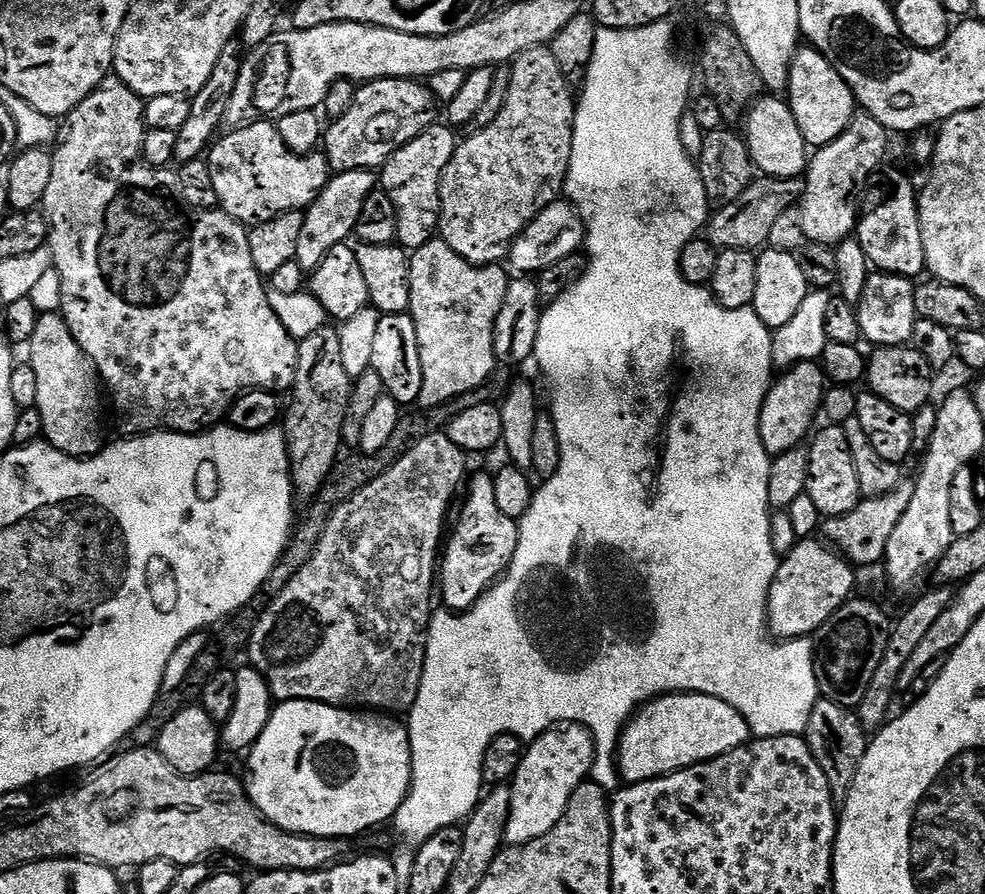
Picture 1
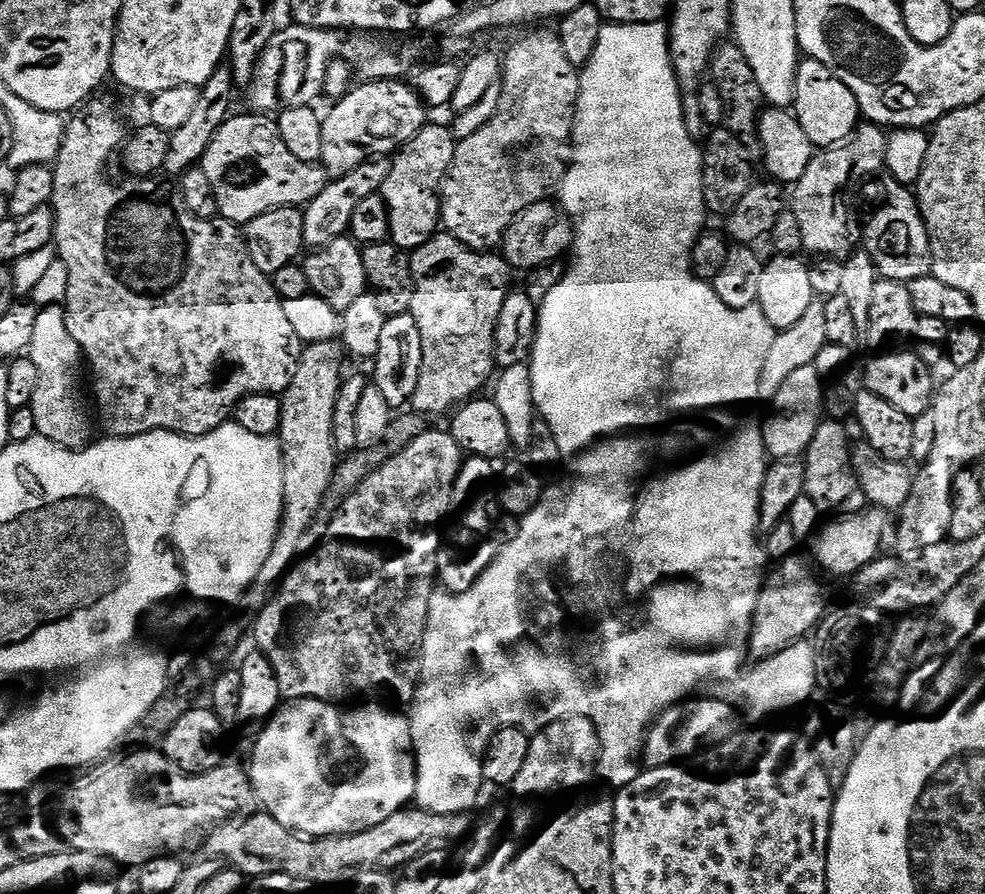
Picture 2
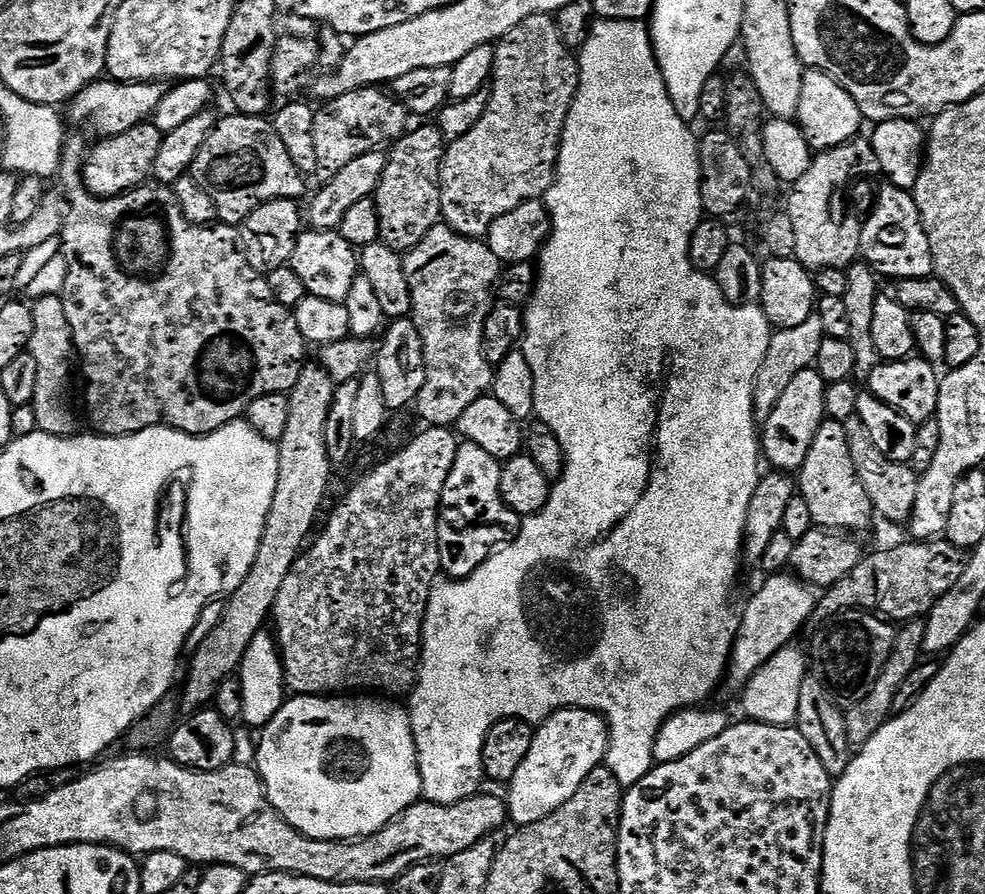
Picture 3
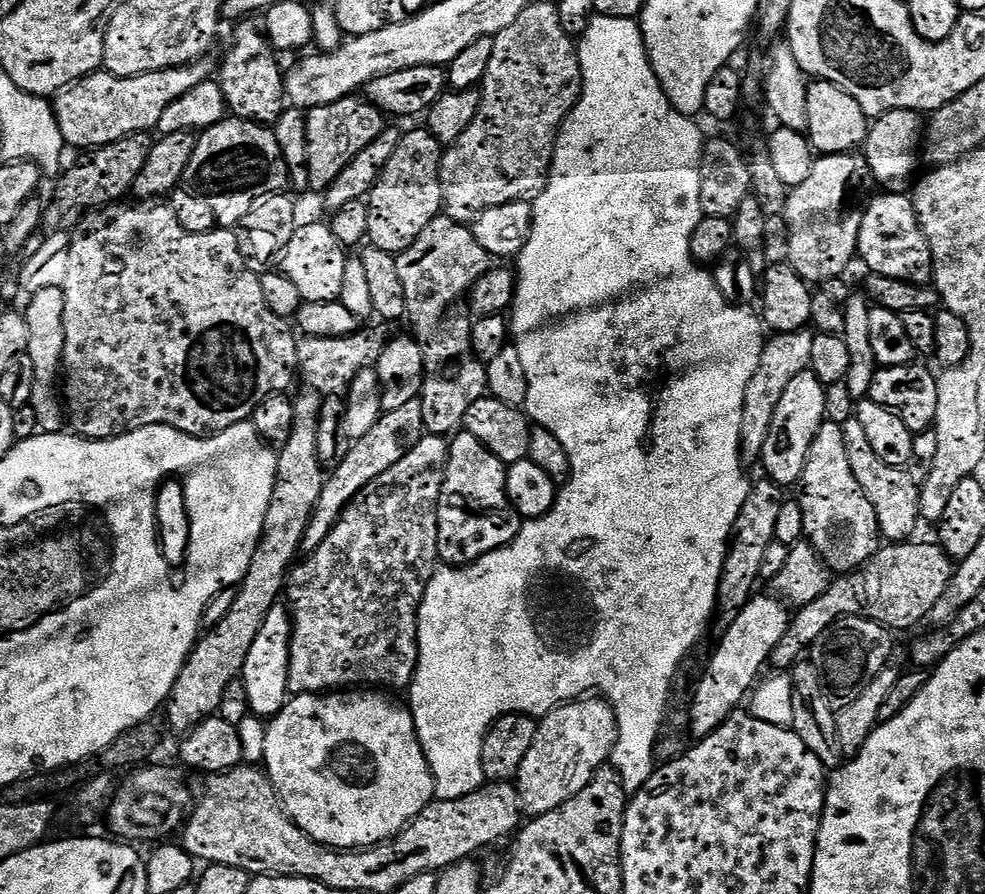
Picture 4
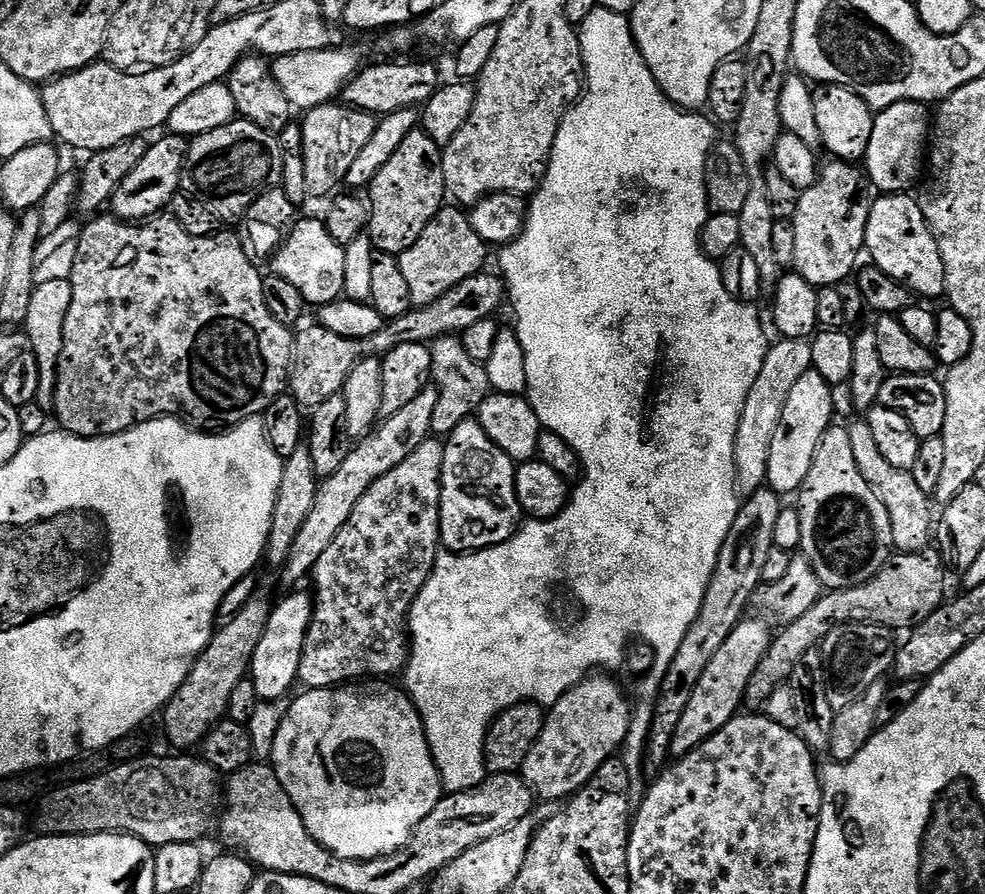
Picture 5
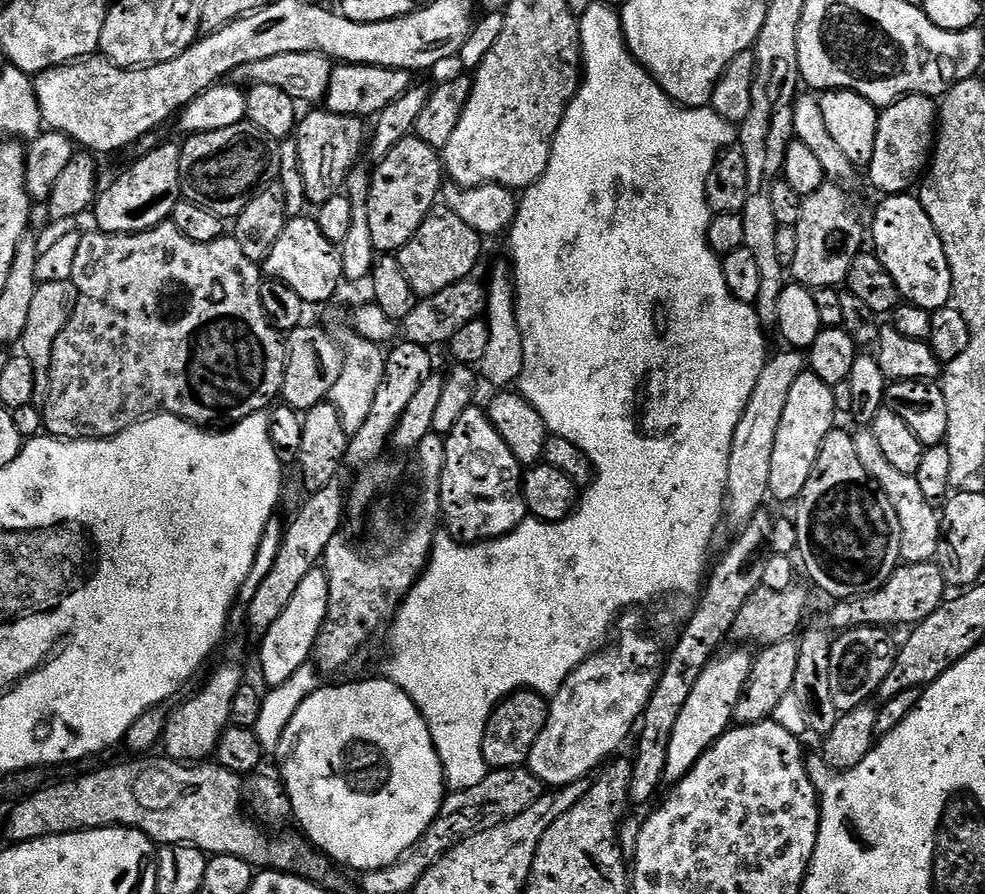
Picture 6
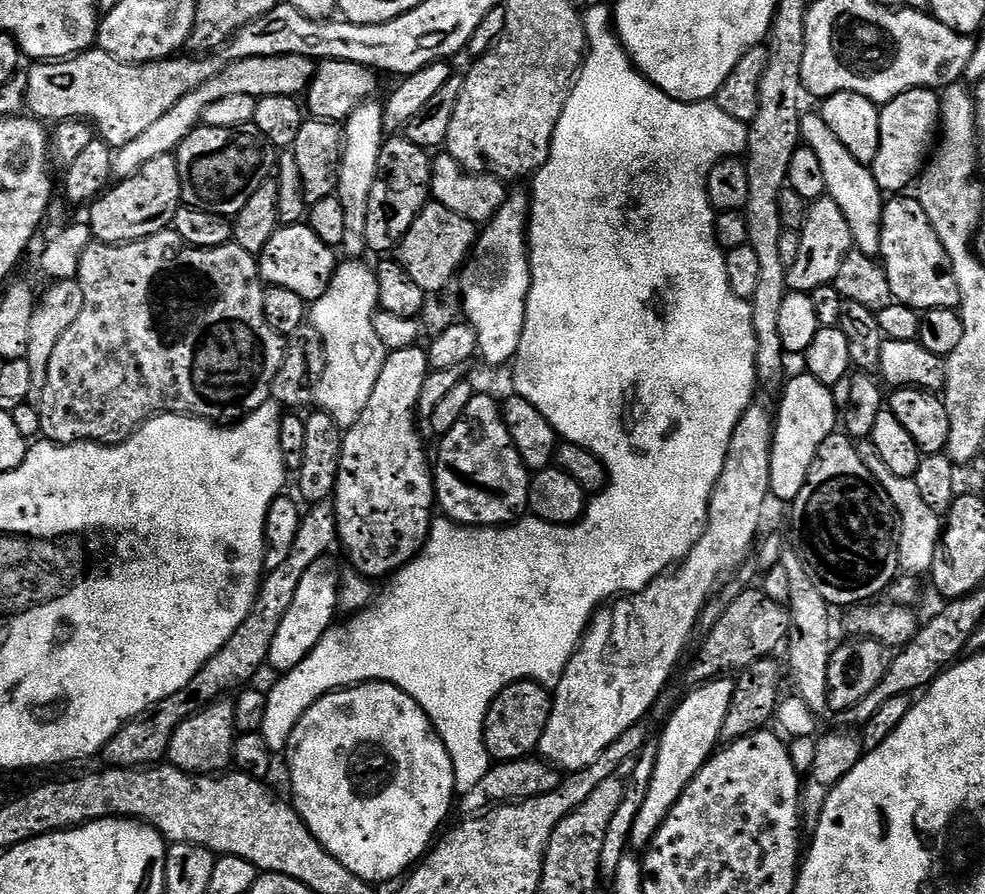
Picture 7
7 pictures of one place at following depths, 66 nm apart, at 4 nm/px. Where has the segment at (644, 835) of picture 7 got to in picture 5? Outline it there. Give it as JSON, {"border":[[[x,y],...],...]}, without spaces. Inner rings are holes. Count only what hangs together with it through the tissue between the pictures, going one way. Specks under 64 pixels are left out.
{"border":[[[751,618],[741,620],[734,634],[726,638],[722,650],[714,654],[710,666],[706,666],[706,674],[702,674],[697,688],[694,689],[690,703],[686,706],[686,714],[682,714],[678,734],[674,734],[671,750],[673,757],[683,758],[687,752],[692,752],[700,744],[705,744],[714,733],[726,726],[726,722],[730,722],[733,716],[741,711],[750,674],[758,670],[758,662],[762,662],[774,635],[773,629],[768,629],[767,619],[756,619],[760,620],[751,620]]]}

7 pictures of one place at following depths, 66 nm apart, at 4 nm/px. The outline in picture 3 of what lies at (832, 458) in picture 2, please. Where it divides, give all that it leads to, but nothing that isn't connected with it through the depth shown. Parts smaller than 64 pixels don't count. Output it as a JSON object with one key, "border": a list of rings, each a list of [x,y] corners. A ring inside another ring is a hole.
{"border":[[[825,419],[810,446],[810,454],[798,472],[799,495],[790,500],[789,509],[783,518],[783,531],[791,537],[808,533],[812,525],[825,530],[843,530],[848,534],[859,533],[859,528],[874,520],[874,509],[859,474],[854,470],[848,441],[850,432],[843,423]]]}

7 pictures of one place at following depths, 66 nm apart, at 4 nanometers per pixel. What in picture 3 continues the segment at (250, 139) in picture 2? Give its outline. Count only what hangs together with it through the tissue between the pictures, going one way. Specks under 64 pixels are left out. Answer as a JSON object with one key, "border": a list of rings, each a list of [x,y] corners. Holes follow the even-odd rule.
{"border":[[[231,115],[225,120],[223,117],[206,138],[194,158],[190,174],[198,186],[214,198],[219,215],[223,219],[225,216],[229,225],[240,226],[245,218],[271,200],[299,201],[306,176],[294,166],[294,158],[286,154],[286,146],[282,146],[282,138],[278,138],[271,119]]]}

